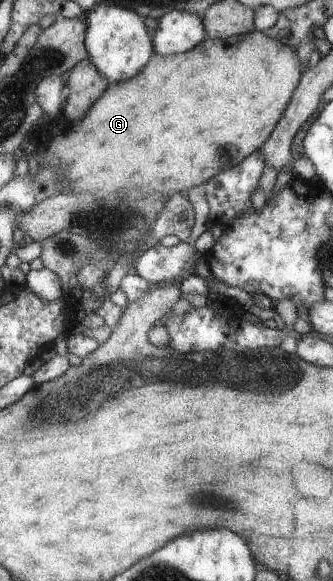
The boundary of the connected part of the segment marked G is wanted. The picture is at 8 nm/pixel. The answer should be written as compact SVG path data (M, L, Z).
M253 30L250 33L247 33L246 35L241 35L240 37L228 40L228 39L213 39L206 37L202 40L201 43L198 44L197 47L192 48L189 52L185 52L185 54L175 54L175 56L163 56L159 53L154 53L153 56L150 58L149 62L146 64L145 67L142 68L143 72L139 72L139 76L132 76L131 80L123 80L123 82L119 81L116 83L111 83L108 85L108 87L105 89L105 92L103 93L103 96L100 96L98 98L98 101L95 105L93 105L86 113L85 116L82 118L82 120L78 120L75 124L69 125L66 130L63 130L59 136L56 138L53 138L51 142L49 142L49 146L47 146L47 151L45 151L42 155L38 155L35 153L35 149L33 148L33 145L29 142L23 151L34 153L36 160L38 160L39 166L41 167L48 167L49 169L54 169L58 176L60 177L60 184L62 185L62 188L64 189L65 194L73 194L73 195L87 195L88 193L93 192L99 192L101 194L101 197L103 197L103 194L105 194L105 197L107 195L114 195L115 197L124 197L126 194L125 192L131 192L131 190L135 190L135 186L137 188L141 188L139 192L143 192L143 195L151 195L152 193L163 193L165 195L167 194L174 194L174 193L183 193L190 188L193 188L193 186L197 186L200 184L204 184L206 181L208 181L212 176L215 176L219 174L221 171L233 168L234 166L237 166L239 163L242 162L242 160L246 159L246 156L249 156L253 151L259 150L259 148L265 144L266 140L270 138L271 134L274 132L274 128L277 126L279 119L282 118L283 111L286 110L286 106L290 102L290 98L294 94L295 87L298 86L299 82L301 82L303 68L301 61L299 60L298 53L295 52L294 48L291 48L287 44L283 44L282 41L275 40L274 38L268 37L267 35L264 35L259 30Z

